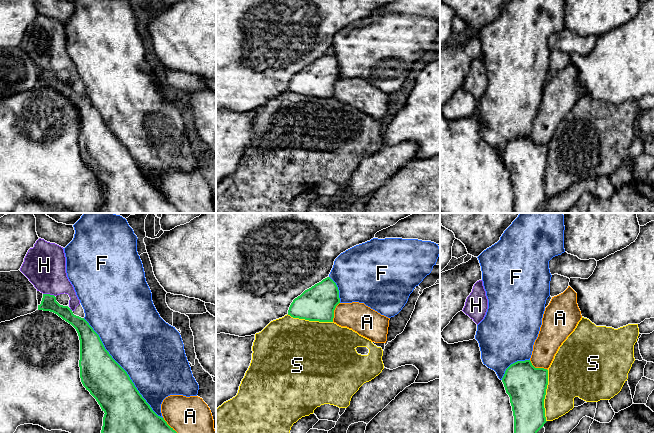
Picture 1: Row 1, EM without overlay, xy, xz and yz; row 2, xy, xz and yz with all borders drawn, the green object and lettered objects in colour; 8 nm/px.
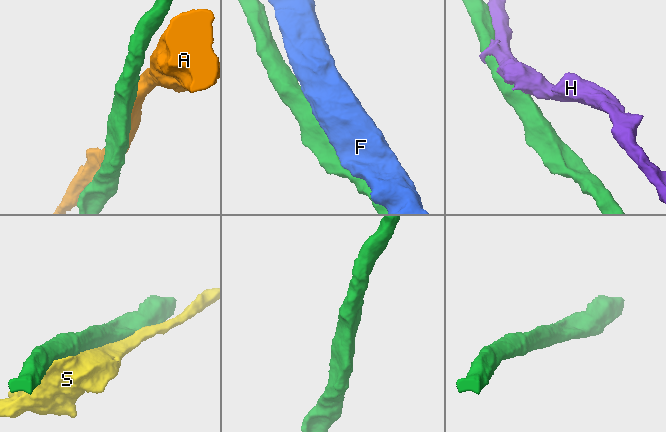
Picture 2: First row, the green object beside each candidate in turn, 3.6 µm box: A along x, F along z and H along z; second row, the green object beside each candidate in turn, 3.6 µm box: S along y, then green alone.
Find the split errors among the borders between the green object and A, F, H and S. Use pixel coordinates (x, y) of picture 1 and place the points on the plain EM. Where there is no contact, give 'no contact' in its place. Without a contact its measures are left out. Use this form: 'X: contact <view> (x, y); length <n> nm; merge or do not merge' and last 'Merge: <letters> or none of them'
A: contact yz (538, 144); length 170 nm; do not merge
F: contact xy (123, 145); length 1050 nm; merge
H: contact xy (49, 70); length 100 nm; do not merge
S: contact yz (544, 172); length 420 nm; do not merge
Merge: F

